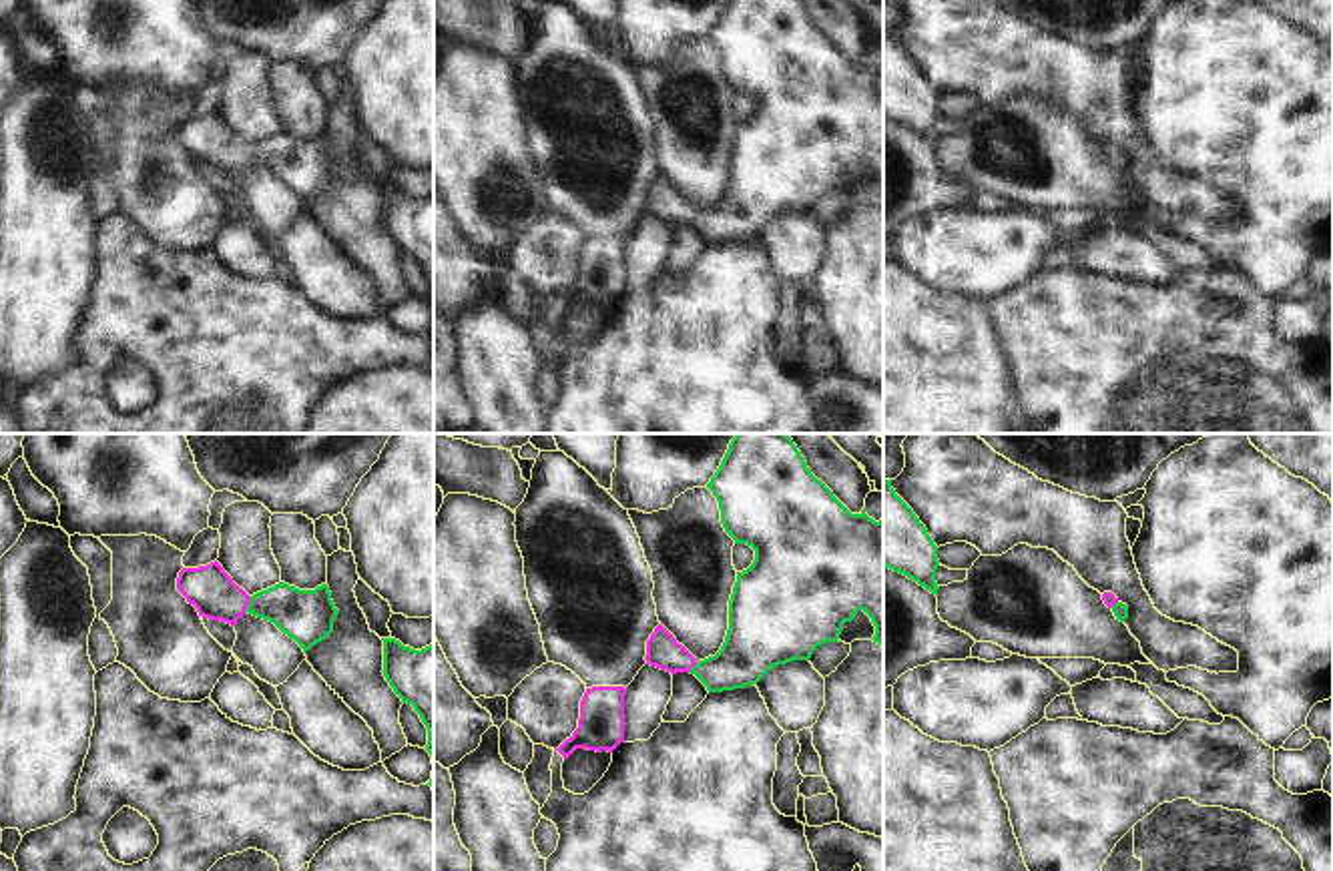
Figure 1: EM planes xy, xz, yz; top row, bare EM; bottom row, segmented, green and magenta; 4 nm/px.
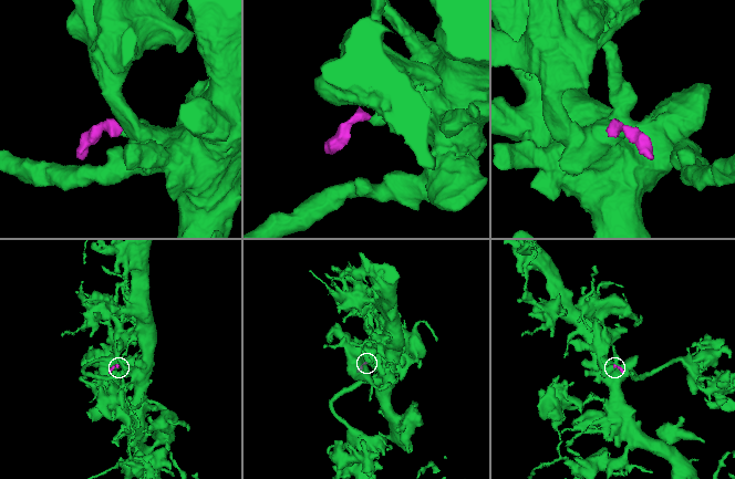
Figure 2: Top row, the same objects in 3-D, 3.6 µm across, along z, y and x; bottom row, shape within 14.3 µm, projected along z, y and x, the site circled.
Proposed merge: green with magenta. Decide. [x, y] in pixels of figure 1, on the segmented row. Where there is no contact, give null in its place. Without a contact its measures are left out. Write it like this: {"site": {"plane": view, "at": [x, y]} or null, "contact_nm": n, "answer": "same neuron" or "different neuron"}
{"site": {"plane": "xy", "at": [249, 605]}, "contact_nm": 80, "answer": "same neuron"}

